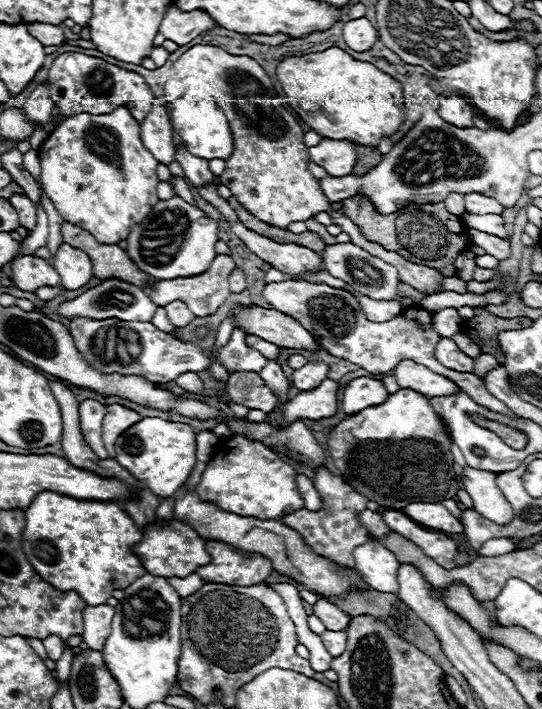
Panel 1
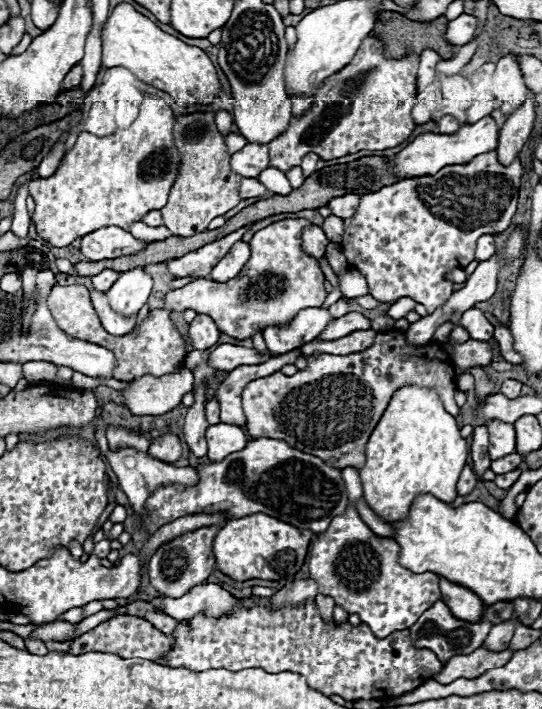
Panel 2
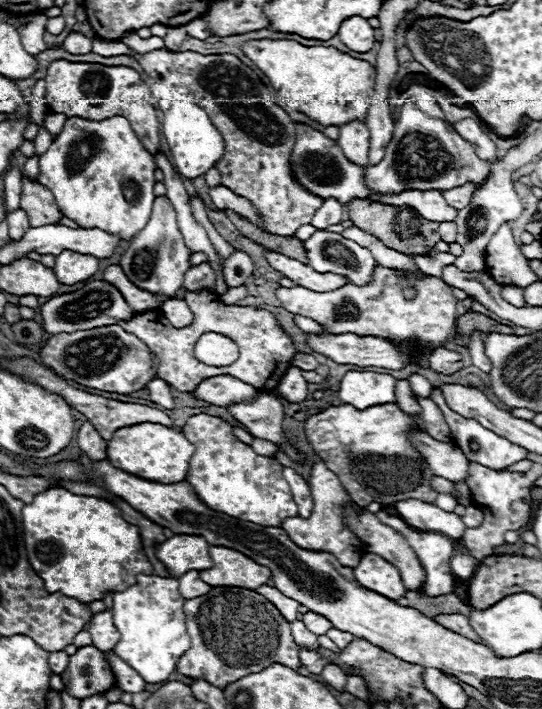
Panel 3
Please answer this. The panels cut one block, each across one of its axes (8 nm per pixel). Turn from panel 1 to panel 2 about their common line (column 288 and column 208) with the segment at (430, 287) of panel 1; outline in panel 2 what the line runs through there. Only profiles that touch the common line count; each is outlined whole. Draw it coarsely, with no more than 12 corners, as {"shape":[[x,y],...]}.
{"shape":[[214,114],[176,118],[178,178],[160,210],[176,236],[238,202]]}

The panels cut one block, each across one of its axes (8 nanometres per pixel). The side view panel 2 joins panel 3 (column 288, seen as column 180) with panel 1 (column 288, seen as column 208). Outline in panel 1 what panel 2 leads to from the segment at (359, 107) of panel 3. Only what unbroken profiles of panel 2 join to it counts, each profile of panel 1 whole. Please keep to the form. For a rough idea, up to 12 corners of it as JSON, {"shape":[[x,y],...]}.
{"shape":[[336,46],[286,58],[288,104],[324,138],[376,148],[400,82]]}

